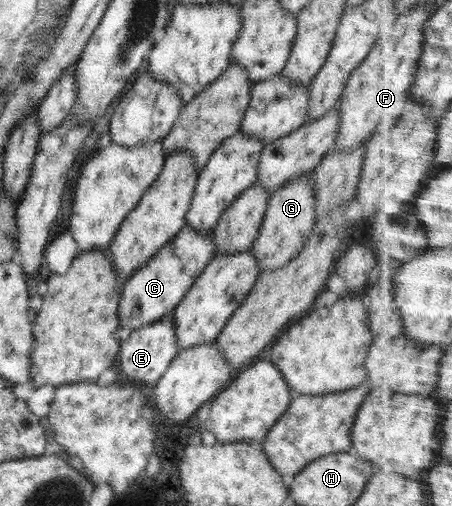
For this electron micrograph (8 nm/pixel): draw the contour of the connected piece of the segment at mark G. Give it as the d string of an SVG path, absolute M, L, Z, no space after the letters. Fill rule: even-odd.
M307 173L307 175L299 175L287 181L269 197L262 225L260 225L260 233L251 245L251 252L257 259L257 267L262 272L286 265L298 255L308 238L311 237L317 223L313 193L311 173Z

